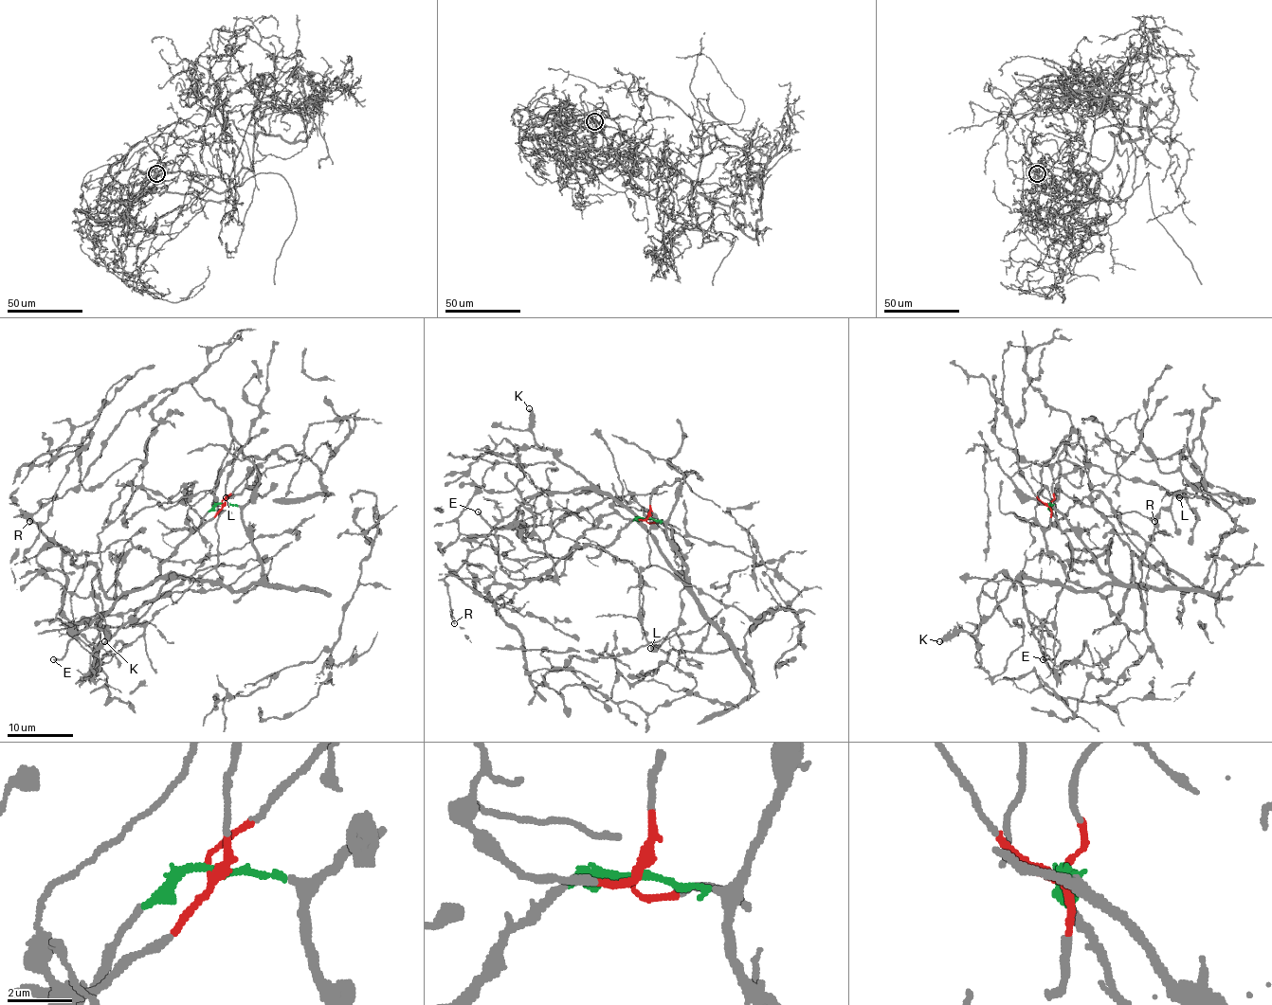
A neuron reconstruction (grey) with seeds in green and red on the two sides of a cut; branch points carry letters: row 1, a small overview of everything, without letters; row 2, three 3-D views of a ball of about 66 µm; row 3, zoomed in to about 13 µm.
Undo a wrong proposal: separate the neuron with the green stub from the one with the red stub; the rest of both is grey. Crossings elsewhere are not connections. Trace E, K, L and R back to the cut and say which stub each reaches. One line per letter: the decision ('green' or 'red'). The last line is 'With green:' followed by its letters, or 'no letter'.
E: green
K: green
L: red
R: red
With green: E, K

